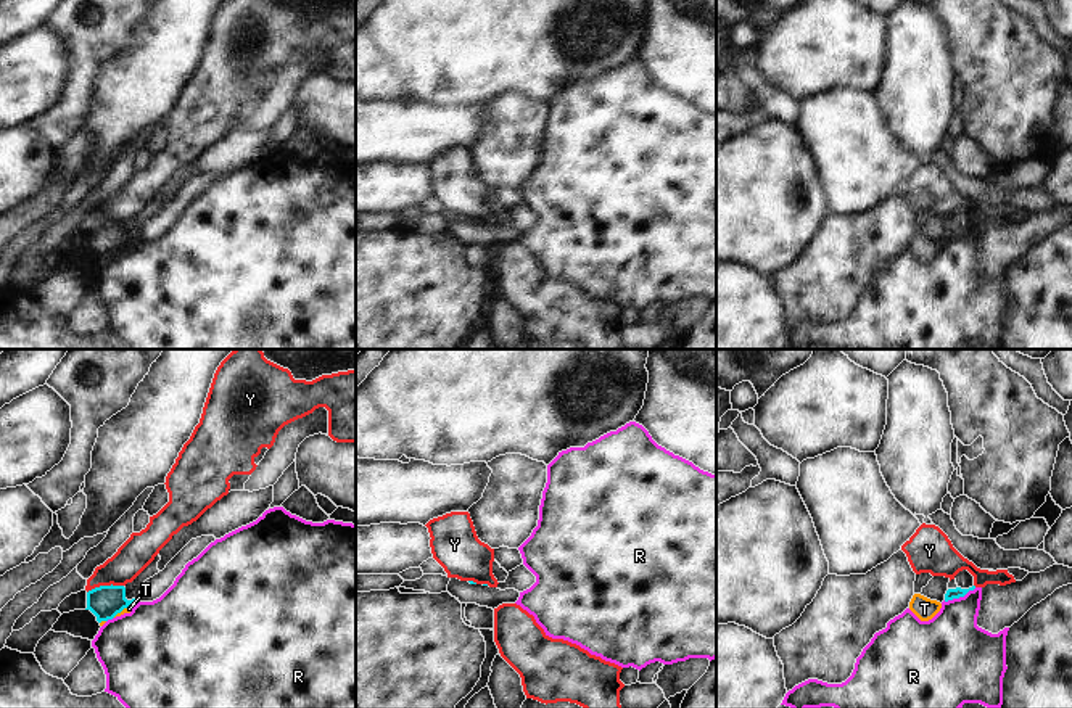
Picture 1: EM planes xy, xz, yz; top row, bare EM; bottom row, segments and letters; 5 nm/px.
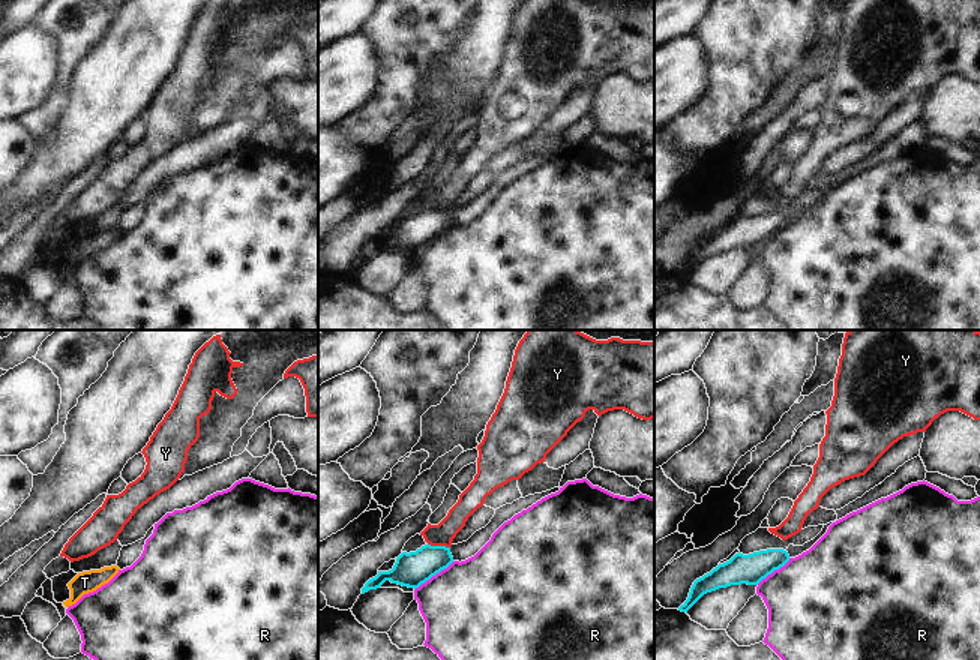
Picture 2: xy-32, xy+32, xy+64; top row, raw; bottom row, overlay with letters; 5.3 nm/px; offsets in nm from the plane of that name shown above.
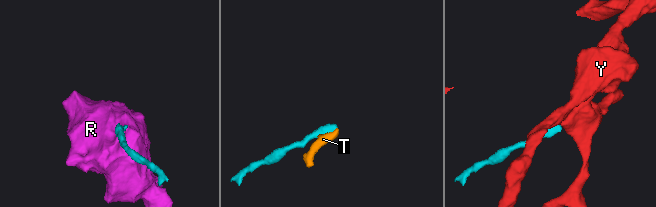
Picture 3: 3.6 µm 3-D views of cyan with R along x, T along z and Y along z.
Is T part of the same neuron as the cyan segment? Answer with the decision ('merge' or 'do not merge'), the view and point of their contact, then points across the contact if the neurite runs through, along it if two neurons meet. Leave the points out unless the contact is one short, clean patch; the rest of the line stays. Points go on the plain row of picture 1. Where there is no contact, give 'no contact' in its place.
do not merge; contact xy (121, 250); border xy (131, 245), (113, 256)

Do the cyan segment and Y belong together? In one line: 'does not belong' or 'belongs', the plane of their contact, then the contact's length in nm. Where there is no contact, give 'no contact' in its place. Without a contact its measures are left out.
does not belong; contact in xy; length 190 nm

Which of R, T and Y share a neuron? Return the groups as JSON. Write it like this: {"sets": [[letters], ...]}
{"sets": [["R"], ["T"], ["Y"]]}

